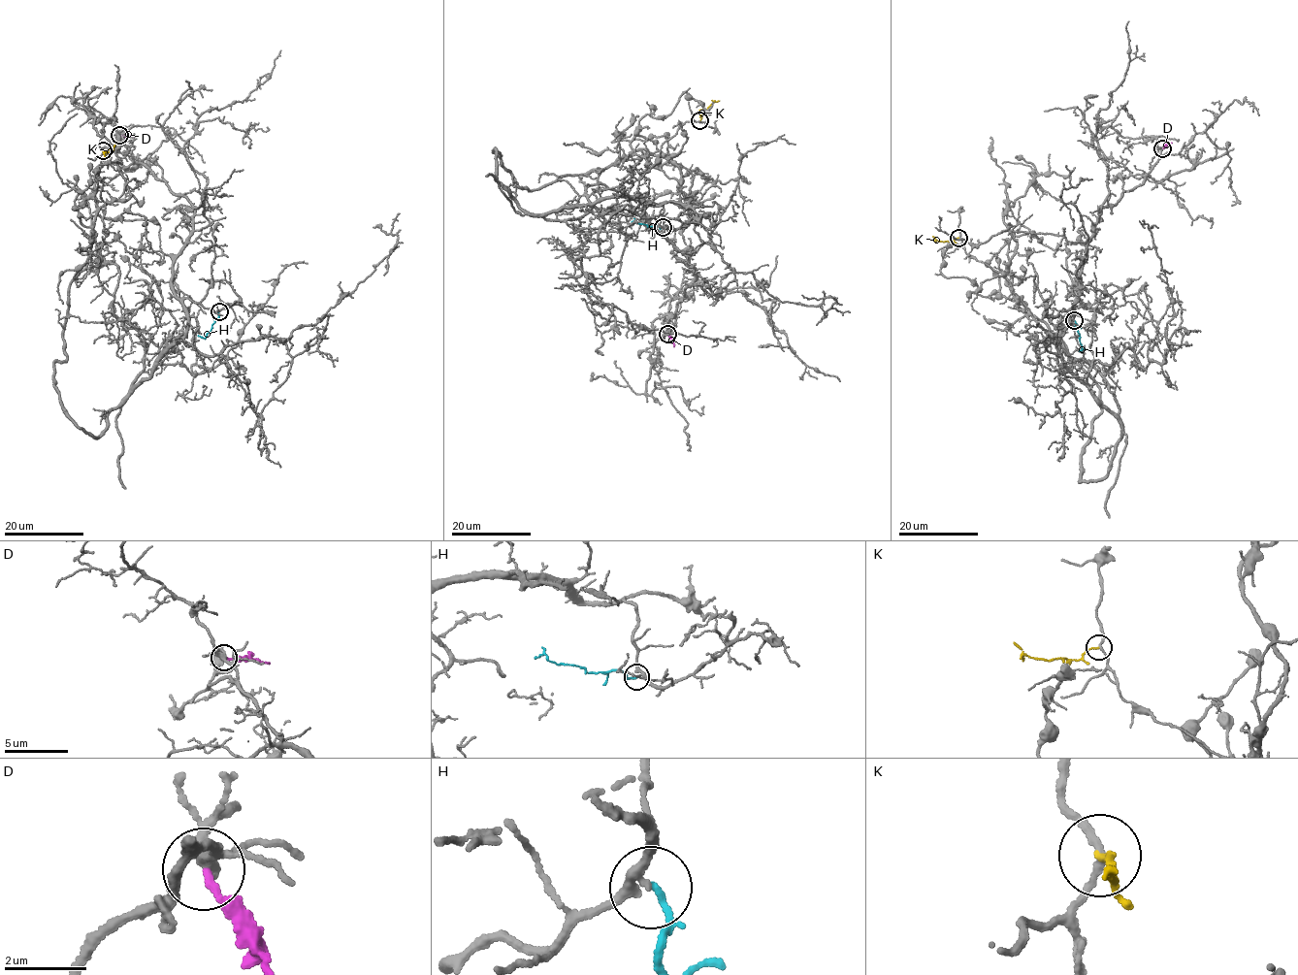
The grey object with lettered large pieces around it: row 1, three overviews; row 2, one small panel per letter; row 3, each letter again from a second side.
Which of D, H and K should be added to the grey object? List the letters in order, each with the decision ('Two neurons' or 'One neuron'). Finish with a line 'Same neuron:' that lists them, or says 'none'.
D: Two neurons
H: One neuron
K: Two neurons
Same neuron: H

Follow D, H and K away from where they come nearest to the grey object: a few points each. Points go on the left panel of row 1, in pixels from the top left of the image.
D: (119, 135), (133, 137)
H: (219, 310), (219, 317), (206, 338), (197, 336)
K: (103, 151), (109, 152), (114, 145)

